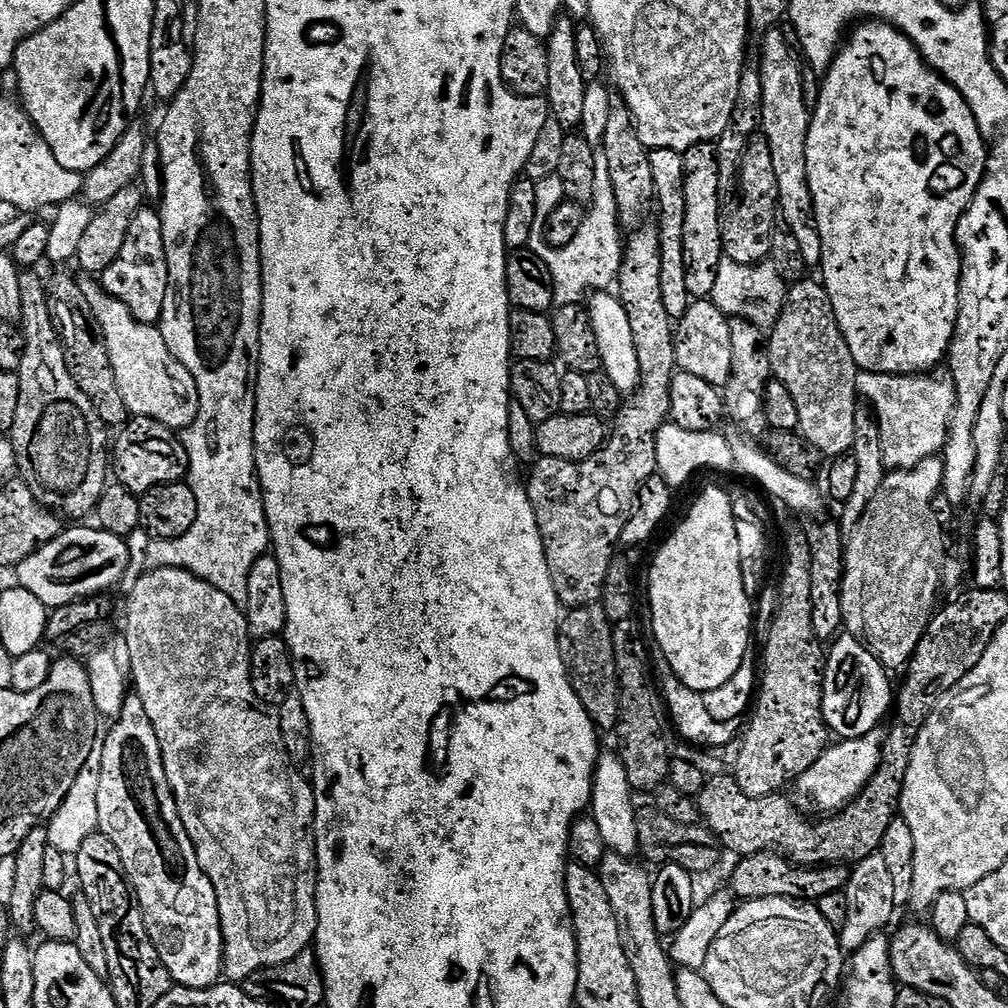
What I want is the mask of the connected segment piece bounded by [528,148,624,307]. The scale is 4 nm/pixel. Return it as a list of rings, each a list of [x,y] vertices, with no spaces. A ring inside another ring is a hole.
[[[602,148],[597,149],[595,154],[594,198],[586,212],[588,214],[581,222],[578,232],[562,249],[556,249],[546,243],[545,225],[542,220],[535,219],[530,232],[529,251],[538,254],[550,269],[555,284],[557,307],[581,304],[587,297],[586,292],[609,291],[619,279],[624,238],[618,218],[617,198],[614,197],[614,186],[610,181],[610,164]]]

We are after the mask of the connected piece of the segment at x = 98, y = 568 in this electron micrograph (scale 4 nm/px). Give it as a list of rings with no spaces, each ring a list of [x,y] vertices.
[[[68,526],[54,542],[42,546],[30,558],[14,569],[19,587],[25,588],[42,602],[48,610],[66,606],[76,600],[85,600],[107,593],[128,572],[129,541],[104,531],[99,526]]]

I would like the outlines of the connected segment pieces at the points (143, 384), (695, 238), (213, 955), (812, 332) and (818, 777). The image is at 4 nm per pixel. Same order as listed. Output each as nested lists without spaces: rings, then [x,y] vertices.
[[[92,278],[80,280],[82,294],[86,294],[86,302],[90,302],[90,310],[98,322],[104,335],[106,350],[110,354],[110,366],[114,370],[114,378],[118,382],[118,390],[122,394],[122,402],[126,402],[132,416],[154,418],[154,422],[162,422],[162,426],[173,430],[189,428],[198,418],[198,386],[170,354],[170,346],[166,346],[166,338],[162,338],[159,327],[154,324],[143,324],[130,314],[128,307],[118,298],[104,291]]]
[[[715,143],[696,144],[683,153],[686,226],[682,226],[682,250],[686,258],[686,290],[693,300],[707,300],[718,278],[718,266],[726,259],[720,220],[720,171]]]
[[[130,694],[113,724],[116,725],[109,730],[105,740],[103,737],[98,752],[98,830],[110,838],[110,842],[118,846],[118,854],[122,854],[122,866],[126,866],[126,874],[136,892],[150,942],[154,942],[154,950],[158,950],[158,958],[162,958],[173,985],[213,988],[221,983],[224,976],[224,939],[218,902],[214,886],[198,862],[194,842],[190,842],[190,834],[186,834],[186,826],[182,826],[176,799],[166,778],[160,743],[154,734],[154,726],[150,726],[150,717],[146,714],[142,698]]]
[[[819,279],[797,280],[789,287],[788,300],[784,303],[782,314],[770,330],[768,349],[773,377],[786,386],[786,390],[790,392],[790,397],[794,398],[798,408],[800,435],[814,442],[814,446],[818,446],[818,450],[825,458],[835,458],[844,453],[851,453],[852,443],[856,437],[854,414],[858,407],[856,391],[858,369],[850,354],[850,346],[846,346],[846,338],[842,338],[842,330],[838,326],[834,306],[830,302],[830,294]]]
[[[877,730],[857,740],[840,740],[823,752],[795,781],[797,788],[814,807],[824,814],[836,814],[848,807],[872,780],[884,753],[885,733]]]

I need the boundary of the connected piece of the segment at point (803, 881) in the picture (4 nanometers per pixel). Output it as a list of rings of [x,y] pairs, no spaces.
[[[779,851],[759,852],[737,859],[730,891],[737,901],[782,898],[797,902],[818,902],[826,894],[843,892],[848,886],[849,869],[844,866],[801,866],[793,864]]]

